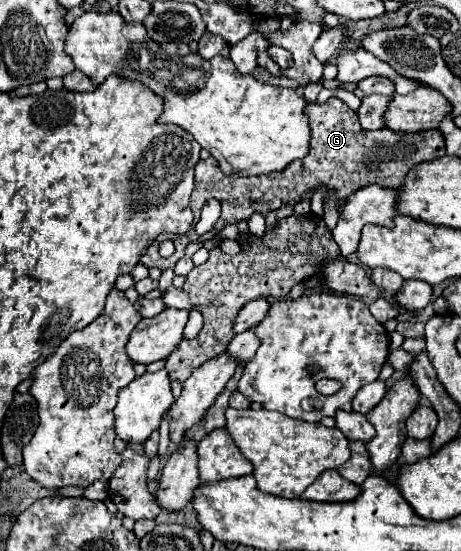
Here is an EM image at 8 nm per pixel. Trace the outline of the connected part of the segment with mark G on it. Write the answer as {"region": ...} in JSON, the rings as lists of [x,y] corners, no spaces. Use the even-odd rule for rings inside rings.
{"region":[[[328,99],[326,103],[310,103],[306,105],[306,117],[310,121],[312,139],[310,139],[310,153],[288,165],[284,171],[270,173],[270,175],[258,175],[258,177],[236,177],[226,175],[218,169],[218,161],[214,157],[208,157],[206,161],[198,161],[196,165],[196,177],[194,177],[194,191],[190,197],[190,209],[194,213],[194,219],[200,219],[200,209],[208,199],[218,199],[222,205],[222,215],[216,223],[216,227],[206,233],[204,237],[196,235],[196,231],[188,231],[182,235],[170,235],[168,239],[176,245],[176,253],[168,259],[162,259],[158,255],[158,245],[164,241],[160,235],[148,251],[140,257],[140,263],[144,267],[158,267],[174,269],[174,265],[184,257],[184,249],[192,241],[204,241],[216,235],[226,225],[236,225],[238,221],[248,221],[252,213],[266,215],[268,211],[276,211],[282,205],[296,205],[304,199],[308,191],[316,191],[320,187],[326,187],[324,199],[334,195],[336,199],[336,211],[342,211],[342,205],[346,199],[356,193],[356,189],[362,189],[366,185],[378,183],[382,187],[400,187],[406,179],[406,173],[424,161],[434,161],[444,157],[444,137],[440,131],[422,131],[422,133],[394,133],[390,129],[378,129],[378,131],[366,131],[360,127],[358,113],[352,111],[342,99]]]}

